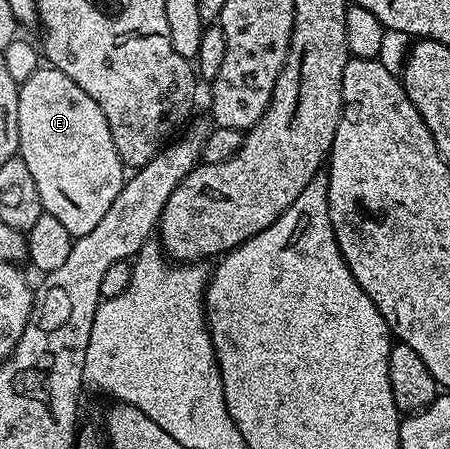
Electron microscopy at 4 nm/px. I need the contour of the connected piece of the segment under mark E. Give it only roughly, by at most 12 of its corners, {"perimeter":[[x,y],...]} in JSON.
{"perimeter":[[61,70],[19,87],[43,211],[89,234],[123,188],[101,106]]}

